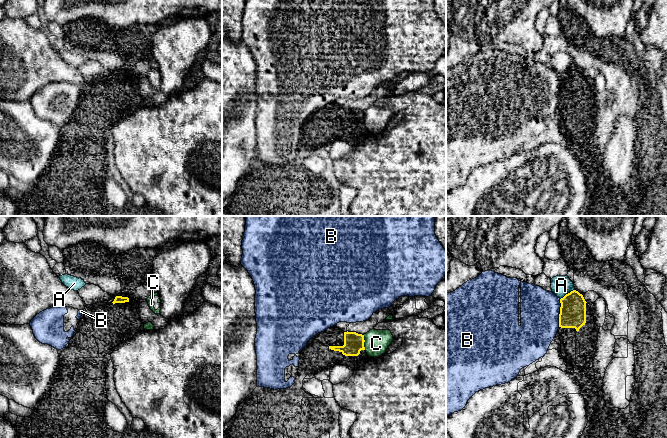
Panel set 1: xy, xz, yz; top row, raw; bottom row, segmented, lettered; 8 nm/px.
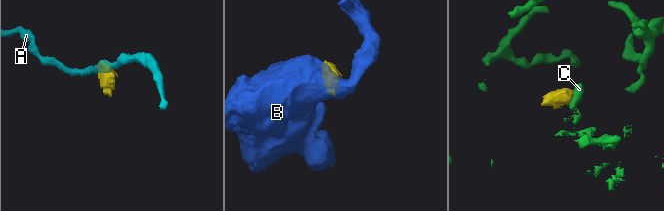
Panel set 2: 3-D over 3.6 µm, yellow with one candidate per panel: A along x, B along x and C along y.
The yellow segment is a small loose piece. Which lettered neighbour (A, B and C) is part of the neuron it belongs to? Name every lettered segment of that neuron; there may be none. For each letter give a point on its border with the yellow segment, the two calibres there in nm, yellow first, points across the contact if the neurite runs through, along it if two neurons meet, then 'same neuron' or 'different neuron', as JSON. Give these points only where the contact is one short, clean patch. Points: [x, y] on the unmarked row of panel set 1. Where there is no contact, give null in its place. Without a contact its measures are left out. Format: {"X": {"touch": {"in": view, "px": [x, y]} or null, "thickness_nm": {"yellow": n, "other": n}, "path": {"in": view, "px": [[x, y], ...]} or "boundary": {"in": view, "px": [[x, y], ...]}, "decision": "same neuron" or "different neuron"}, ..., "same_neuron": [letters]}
{"A": {"touch": {"in": "yz", "px": [568, 69]}, "thickness_nm": {"yellow": 200, "other": 160}, "boundary": {"in": "yz", "px": [[574, 65], [560, 75]]}, "decision": "different neuron"}, "B": {"touch": {"in": "yz", "px": [560, 89]}, "thickness_nm": {"yellow": 200, "other": 320}, "boundary": {"in": "yz", "px": [[560, 75], [558, 102]]}, "decision": "different neuron"}, "C": {"touch": {"in": "xz", "px": [364, 117]}, "thickness_nm": {"yellow": 160, "other": 190}, "boundary": {"in": "xz", "px": [[363, 111], [365, 125]]}, "decision": "different neuron"}, "same_neuron": []}

